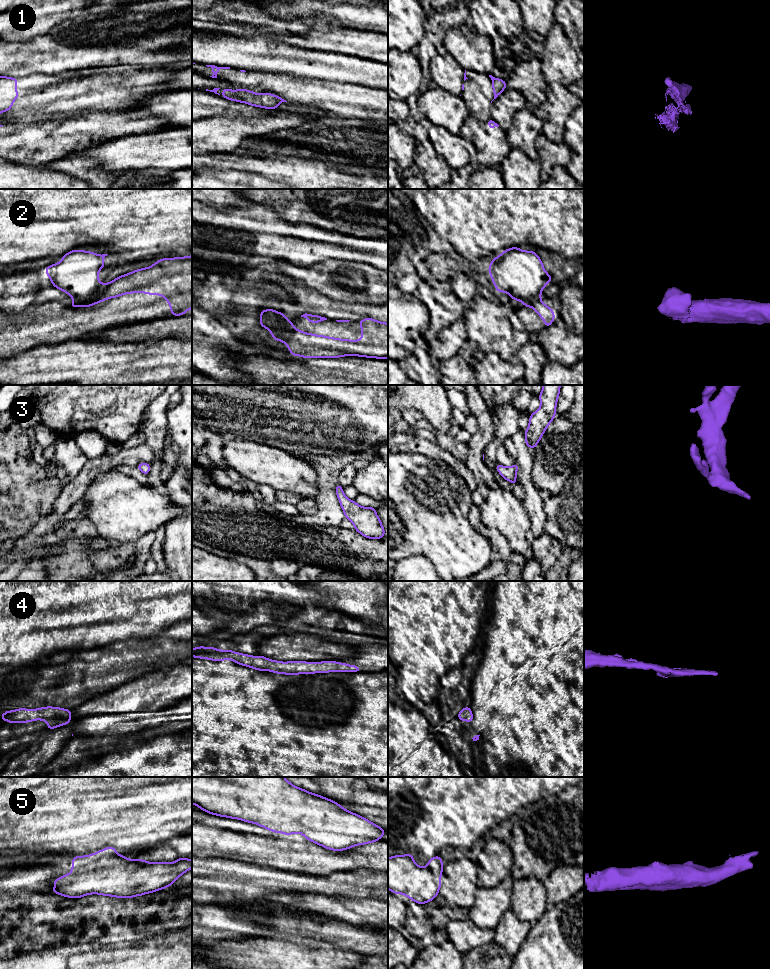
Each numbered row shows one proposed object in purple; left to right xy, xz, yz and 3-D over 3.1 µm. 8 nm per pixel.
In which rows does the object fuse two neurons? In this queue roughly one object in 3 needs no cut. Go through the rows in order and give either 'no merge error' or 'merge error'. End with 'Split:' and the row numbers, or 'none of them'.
1: merge error
2: merge error
3: no merge error
4: no merge error
5: no merge error
Split: 1, 2

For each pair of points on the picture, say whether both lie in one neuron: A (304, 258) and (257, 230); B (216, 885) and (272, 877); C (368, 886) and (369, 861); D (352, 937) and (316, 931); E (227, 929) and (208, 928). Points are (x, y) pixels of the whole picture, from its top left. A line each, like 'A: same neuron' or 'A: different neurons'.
A: same neuron
B: same neuron
C: different neurons
D: same neuron
E: same neuron

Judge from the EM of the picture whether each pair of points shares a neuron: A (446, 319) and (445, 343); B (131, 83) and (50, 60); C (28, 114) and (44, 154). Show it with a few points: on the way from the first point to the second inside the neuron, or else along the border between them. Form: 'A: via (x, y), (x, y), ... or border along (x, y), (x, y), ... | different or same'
A: border along (461, 319), (445, 325), (428, 341) | different
B: border along (97, 70), (93, 73) | different
C: border along (54, 119), (10, 124) | different

